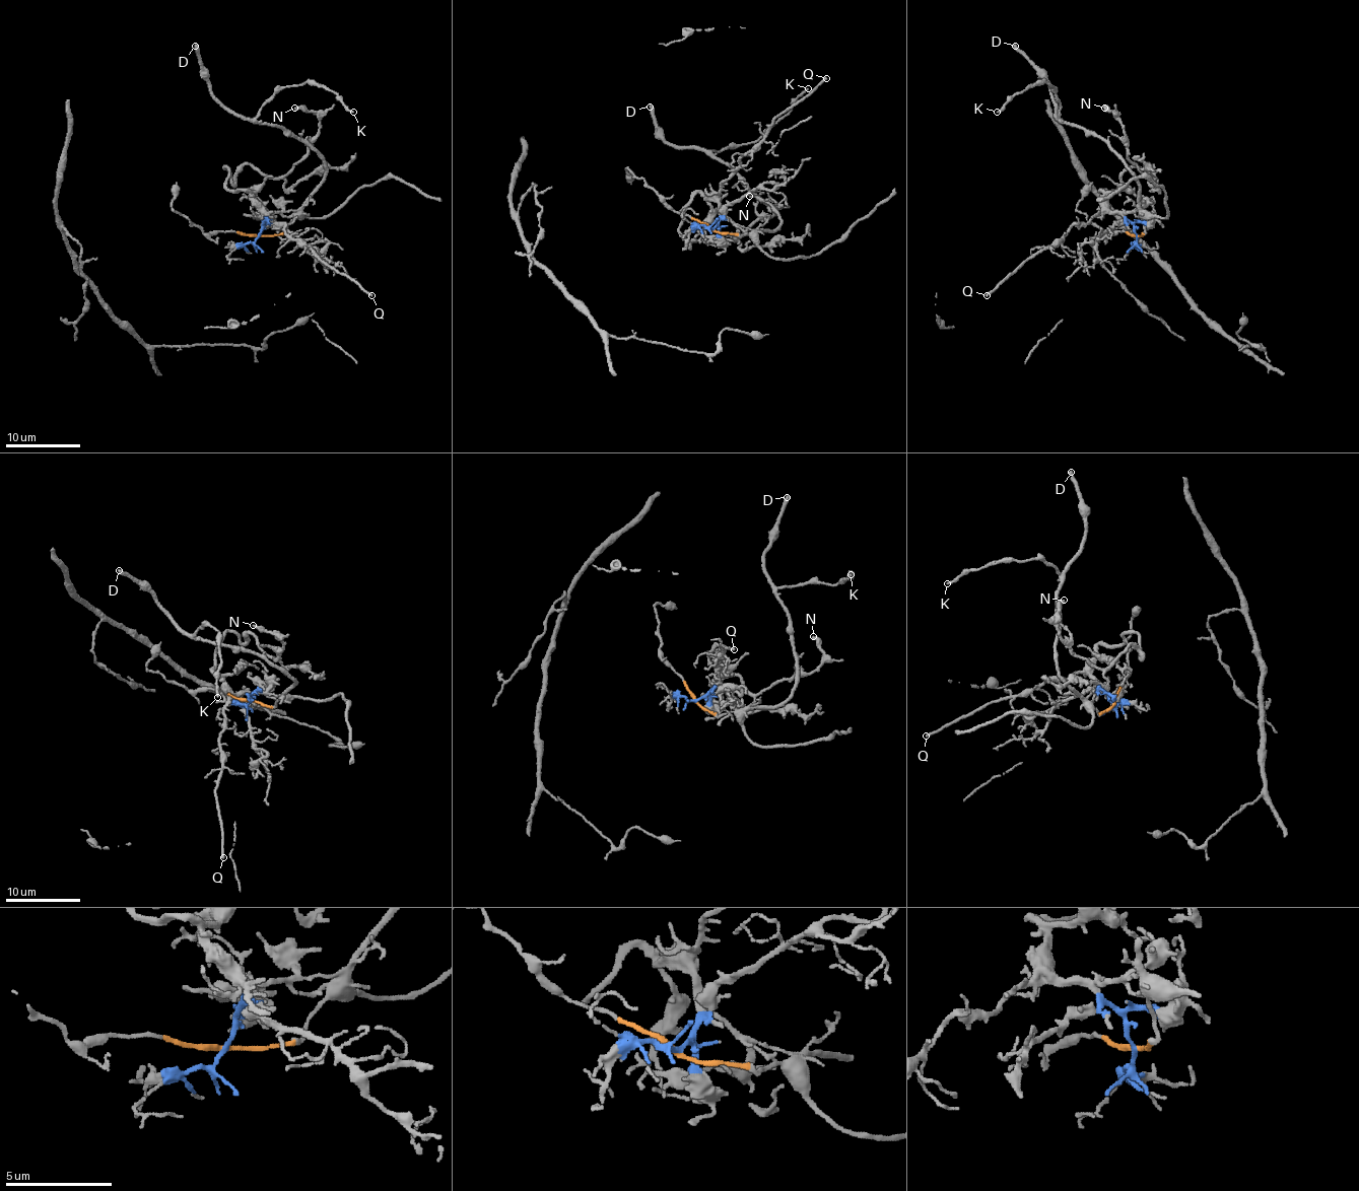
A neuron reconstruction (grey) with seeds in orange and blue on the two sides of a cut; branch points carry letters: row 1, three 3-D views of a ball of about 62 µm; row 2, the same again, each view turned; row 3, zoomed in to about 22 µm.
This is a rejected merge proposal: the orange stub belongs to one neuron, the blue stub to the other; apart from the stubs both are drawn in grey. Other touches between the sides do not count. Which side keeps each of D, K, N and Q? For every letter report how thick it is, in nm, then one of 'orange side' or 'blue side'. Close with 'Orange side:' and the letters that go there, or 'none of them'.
D: 360 nm | orange side
K: 150 nm | orange side
N: 240 nm | blue side
Q: 190 nm | blue side
Orange side: D, K

